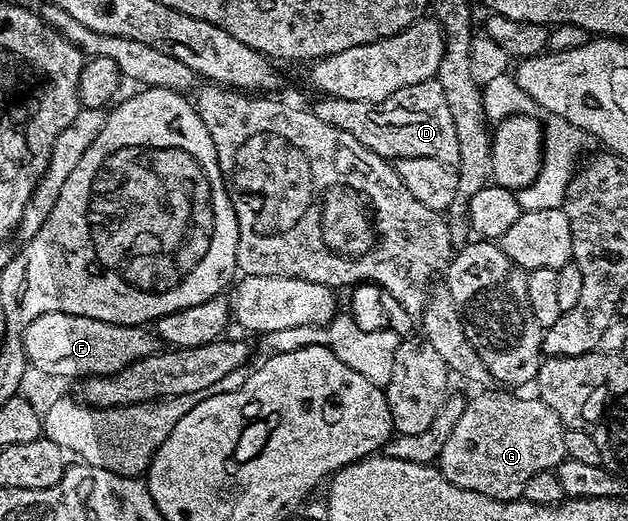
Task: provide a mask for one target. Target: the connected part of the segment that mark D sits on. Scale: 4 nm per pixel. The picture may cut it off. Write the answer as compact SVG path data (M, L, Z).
M435 78L398 88L398 92L386 96L386 100L381 102L342 100L327 96L319 100L321 102L314 106L318 120L334 124L334 128L342 128L342 132L350 132L354 140L358 140L378 156L389 160L426 156L430 160L442 160L451 166L455 166L458 160L454 116L450 116L442 84Z

